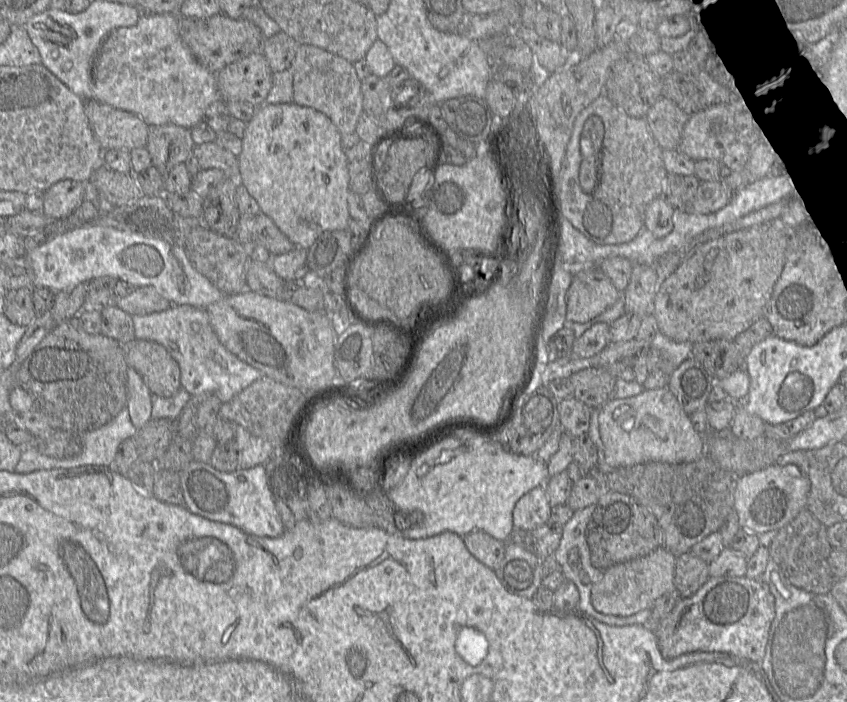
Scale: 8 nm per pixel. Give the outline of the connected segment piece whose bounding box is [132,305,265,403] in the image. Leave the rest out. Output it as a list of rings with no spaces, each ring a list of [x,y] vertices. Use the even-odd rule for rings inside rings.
[[[171,305],[164,311],[147,315],[135,315],[132,316],[132,319],[136,339],[159,343],[177,362],[180,368],[181,388],[189,393],[191,400],[200,398],[204,394],[214,394],[219,398],[221,403],[226,403],[253,382],[265,376],[261,371],[244,363],[231,354],[231,352],[221,344],[203,308],[197,308],[191,305]]]

